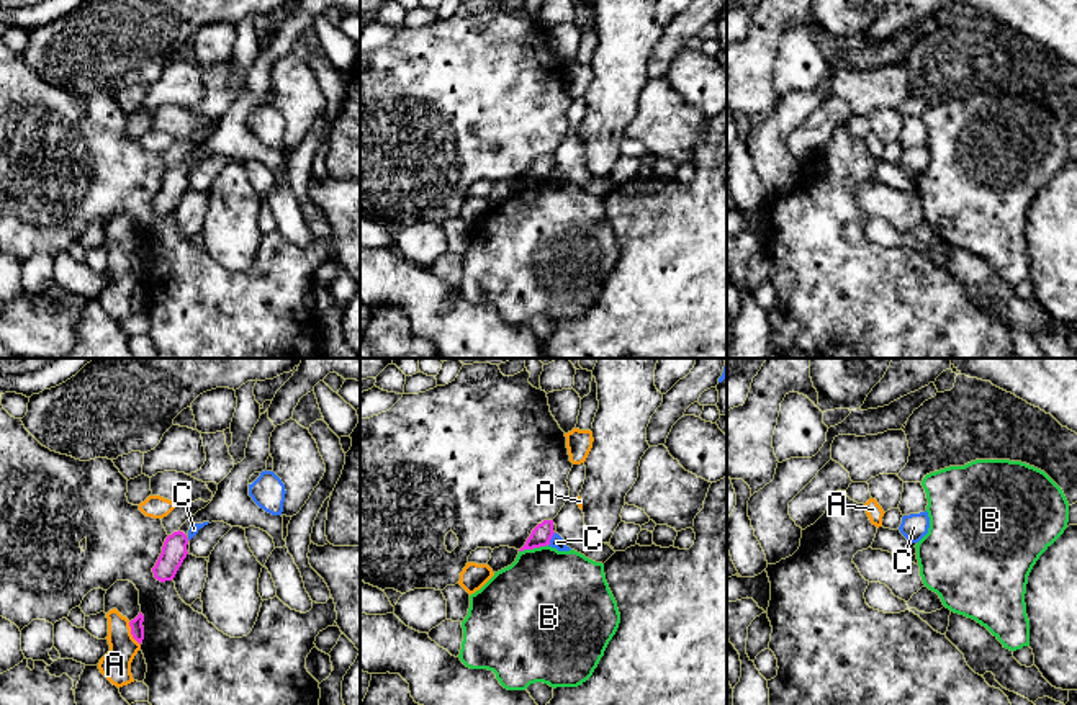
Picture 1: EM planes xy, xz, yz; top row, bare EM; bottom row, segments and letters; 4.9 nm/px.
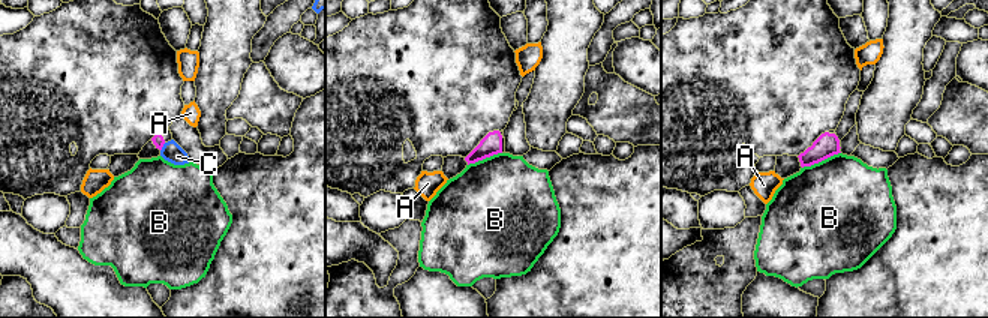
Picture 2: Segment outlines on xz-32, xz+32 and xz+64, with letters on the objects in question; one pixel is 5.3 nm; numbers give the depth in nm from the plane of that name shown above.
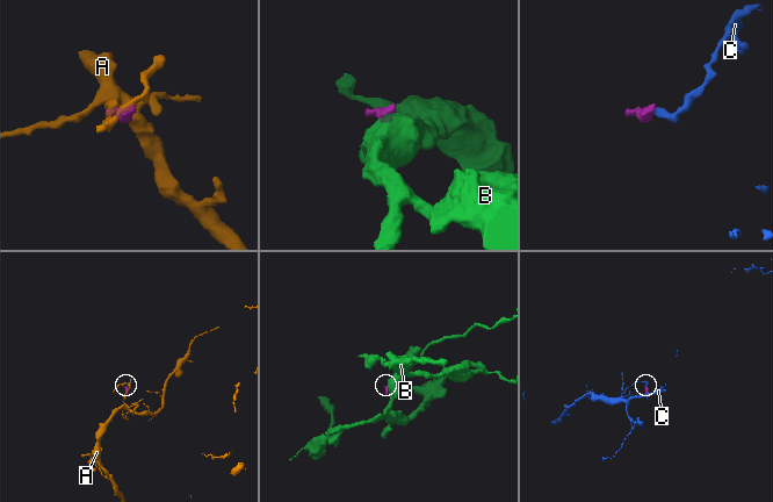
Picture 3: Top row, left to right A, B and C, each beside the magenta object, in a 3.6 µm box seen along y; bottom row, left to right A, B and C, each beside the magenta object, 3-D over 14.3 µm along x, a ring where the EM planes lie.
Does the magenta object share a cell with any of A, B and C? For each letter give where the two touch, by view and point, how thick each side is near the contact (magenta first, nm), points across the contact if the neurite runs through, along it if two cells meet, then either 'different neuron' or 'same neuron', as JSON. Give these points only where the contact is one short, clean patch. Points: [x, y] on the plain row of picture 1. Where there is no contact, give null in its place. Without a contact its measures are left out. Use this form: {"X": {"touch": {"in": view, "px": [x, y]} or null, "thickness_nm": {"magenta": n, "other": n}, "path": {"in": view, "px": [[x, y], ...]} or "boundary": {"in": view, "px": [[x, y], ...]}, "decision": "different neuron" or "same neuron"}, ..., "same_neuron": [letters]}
{"A": {"touch": {"in": "xy", "px": [131, 267]}, "thickness_nm": {"magenta": 60, "other": 150}, "boundary": {"in": "xy", "px": [[128, 255], [130, 267], [139, 278]]}, "decision": "different neuron"}, "B": {"touch": {"in": "xz", "px": [532, 182]}, "thickness_nm": {"magenta": 100, "other": 480}, "boundary": {"in": "xz", "px": [[547, 177], [519, 185]]}, "decision": "different neuron"}, "C": {"touch": {"in": "xz", "px": [550, 172]}, "thickness_nm": {"magenta": 100, "other": 70}, "boundary": {"in": "xz", "px": [[554, 166], [549, 179]]}, "decision": "different neuron"}, "same_neuron": []}

